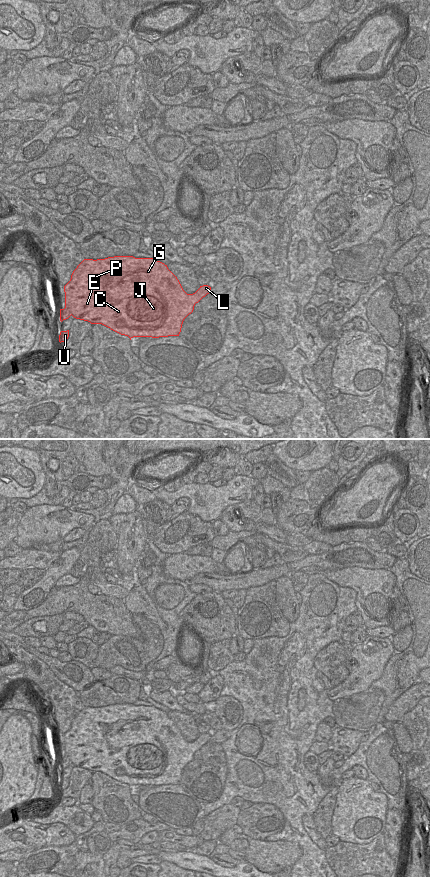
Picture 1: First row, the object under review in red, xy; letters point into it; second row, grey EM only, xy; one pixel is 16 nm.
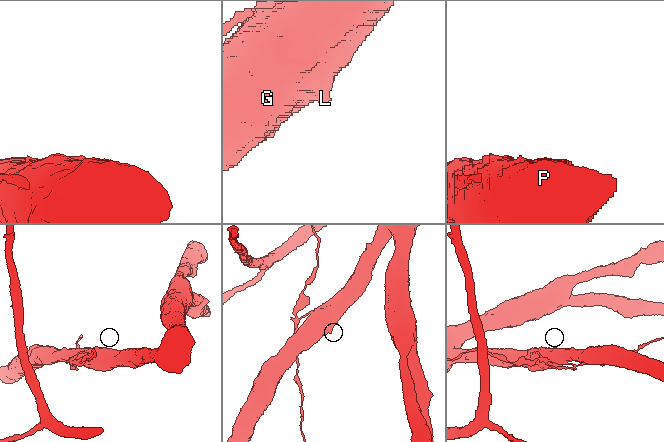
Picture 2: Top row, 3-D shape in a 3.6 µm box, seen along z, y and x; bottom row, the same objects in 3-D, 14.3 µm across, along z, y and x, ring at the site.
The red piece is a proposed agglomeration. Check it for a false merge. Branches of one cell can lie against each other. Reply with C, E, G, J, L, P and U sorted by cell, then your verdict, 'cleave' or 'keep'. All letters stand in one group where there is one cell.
C E G J L P / U; cleave

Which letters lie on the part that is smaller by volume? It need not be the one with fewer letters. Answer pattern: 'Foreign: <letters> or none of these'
Foreign: U

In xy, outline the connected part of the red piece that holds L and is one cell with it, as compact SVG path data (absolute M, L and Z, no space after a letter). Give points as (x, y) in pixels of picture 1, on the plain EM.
M114 704L105 707L84 707L77 716L73 719L70 729L64 734L65 740L65 756L68 756L72 764L76 767L88 769L91 772L102 772L111 778L128 784L130 788L133 785L168 785L168 784L179 784L182 776L184 767L193 760L194 754L203 745L211 740L211 735L208 733L200 734L200 736L193 742L187 742L177 725L168 717L167 713L157 709L154 706L135 706L133 704Z

